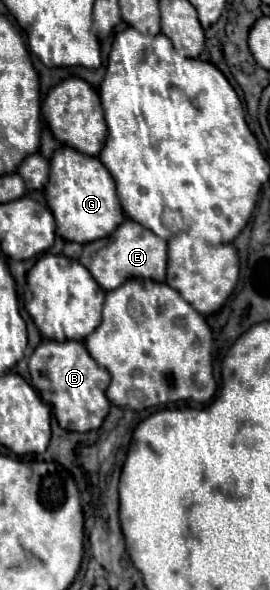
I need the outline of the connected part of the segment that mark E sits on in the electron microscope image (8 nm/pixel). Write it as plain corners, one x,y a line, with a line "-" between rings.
128,218
110,236
84,244
84,252
80,256
80,262
92,272
94,280
104,290
114,290
120,284
124,284
124,280
128,280
128,278
148,278
148,280
164,282
164,278
166,278
166,252
168,252
166,240
162,240
160,236
156,236
154,232
144,228
142,224

